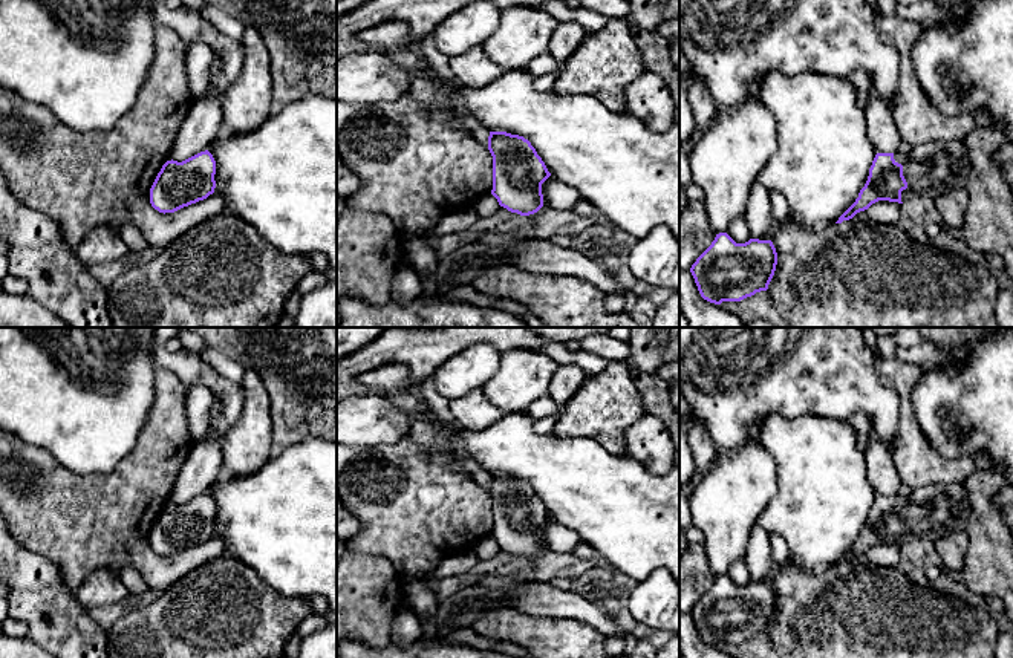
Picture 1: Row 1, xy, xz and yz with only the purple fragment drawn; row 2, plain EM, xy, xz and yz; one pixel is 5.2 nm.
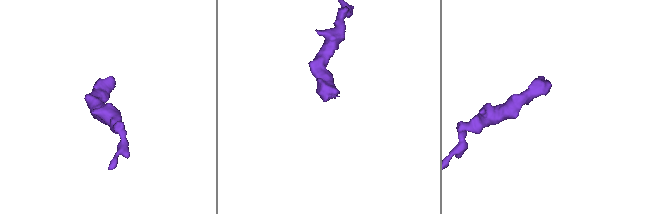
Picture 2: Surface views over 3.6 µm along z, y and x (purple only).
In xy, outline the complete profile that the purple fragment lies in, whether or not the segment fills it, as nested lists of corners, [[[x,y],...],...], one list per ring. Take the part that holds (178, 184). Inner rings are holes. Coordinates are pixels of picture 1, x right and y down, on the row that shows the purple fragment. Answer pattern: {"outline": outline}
{"outline": [[[205,150],[182,162],[167,161],[150,188],[150,204],[159,213],[174,213],[207,199],[216,188],[216,161]]]}

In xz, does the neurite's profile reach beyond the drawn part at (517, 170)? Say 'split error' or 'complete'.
split error

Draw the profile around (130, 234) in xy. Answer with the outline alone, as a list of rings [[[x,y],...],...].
[[[124,225],[119,230],[119,237],[124,240],[132,254],[147,251],[150,246],[135,225]]]

